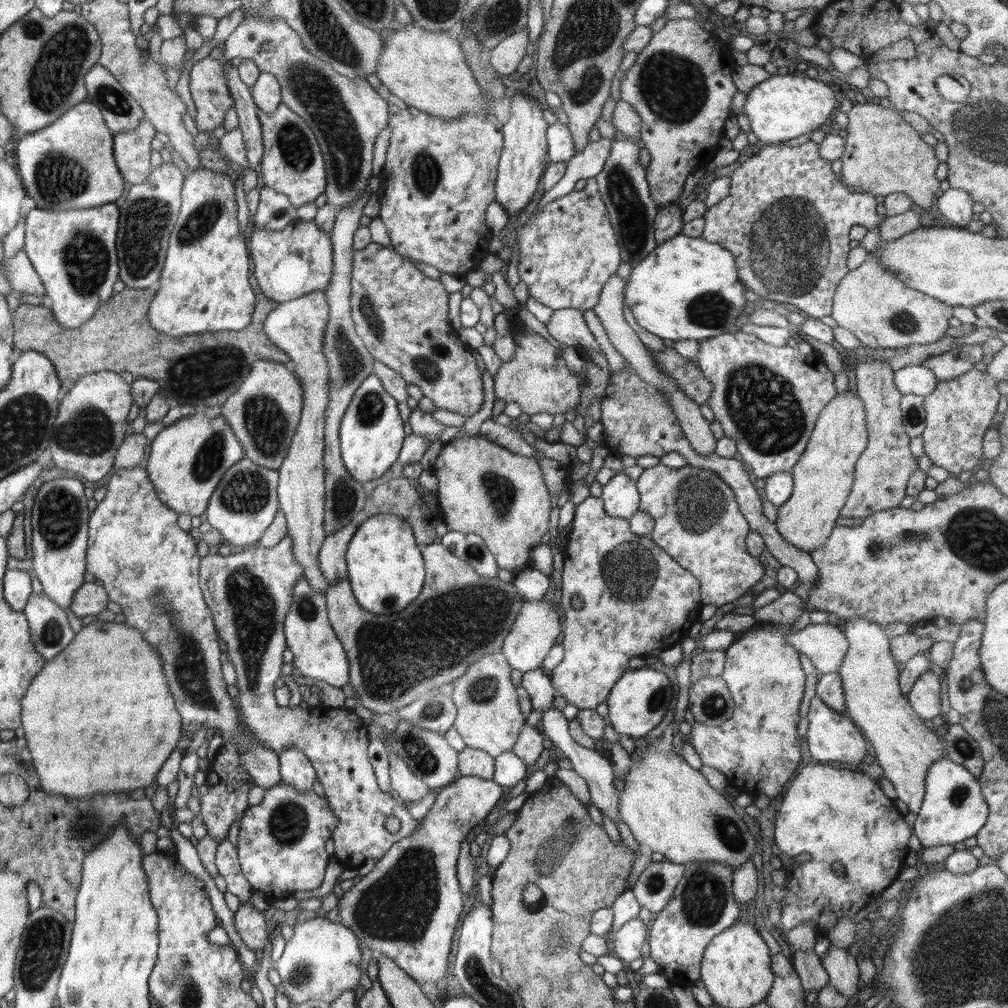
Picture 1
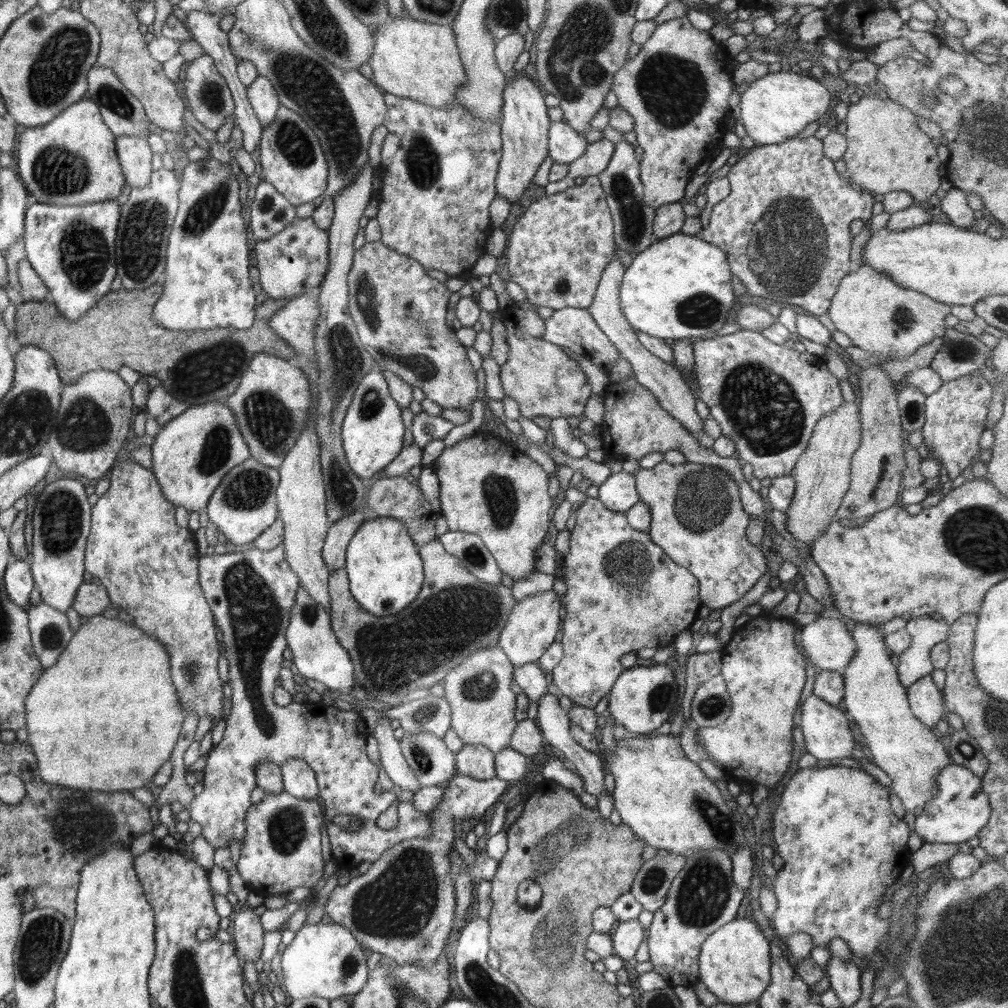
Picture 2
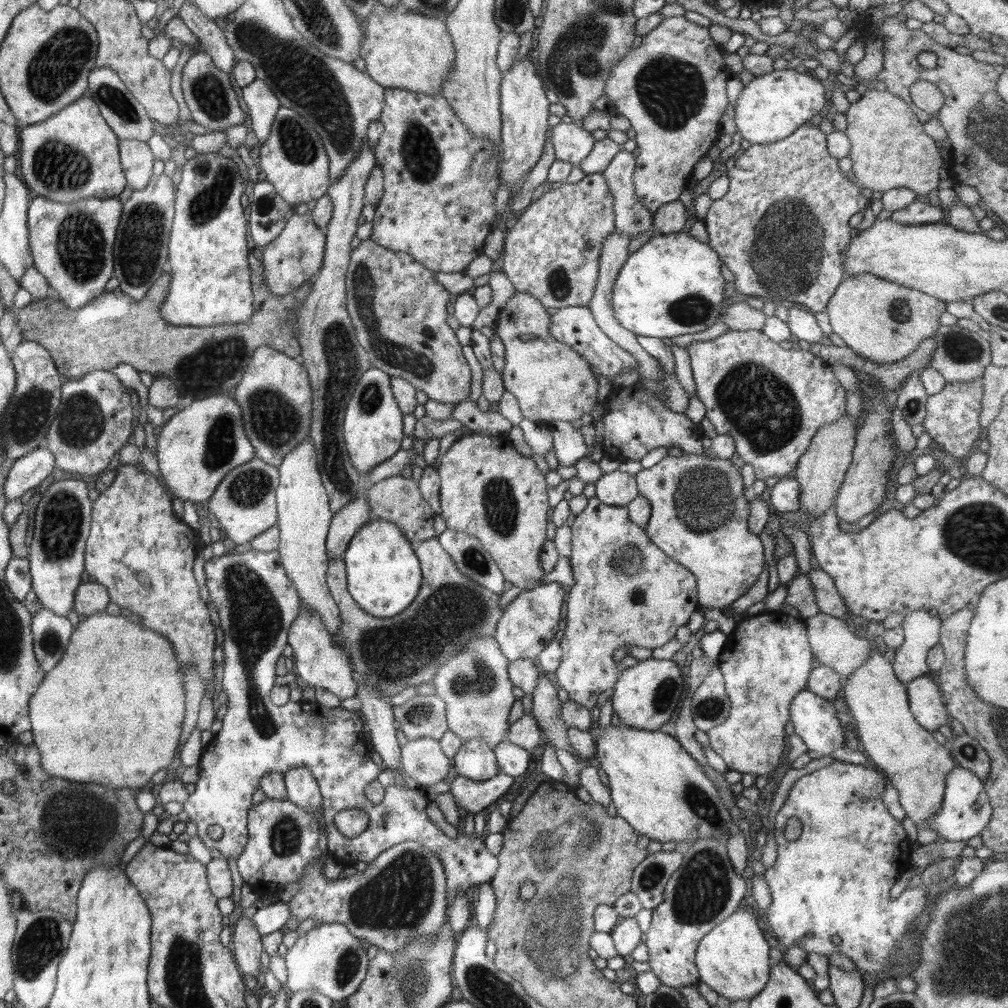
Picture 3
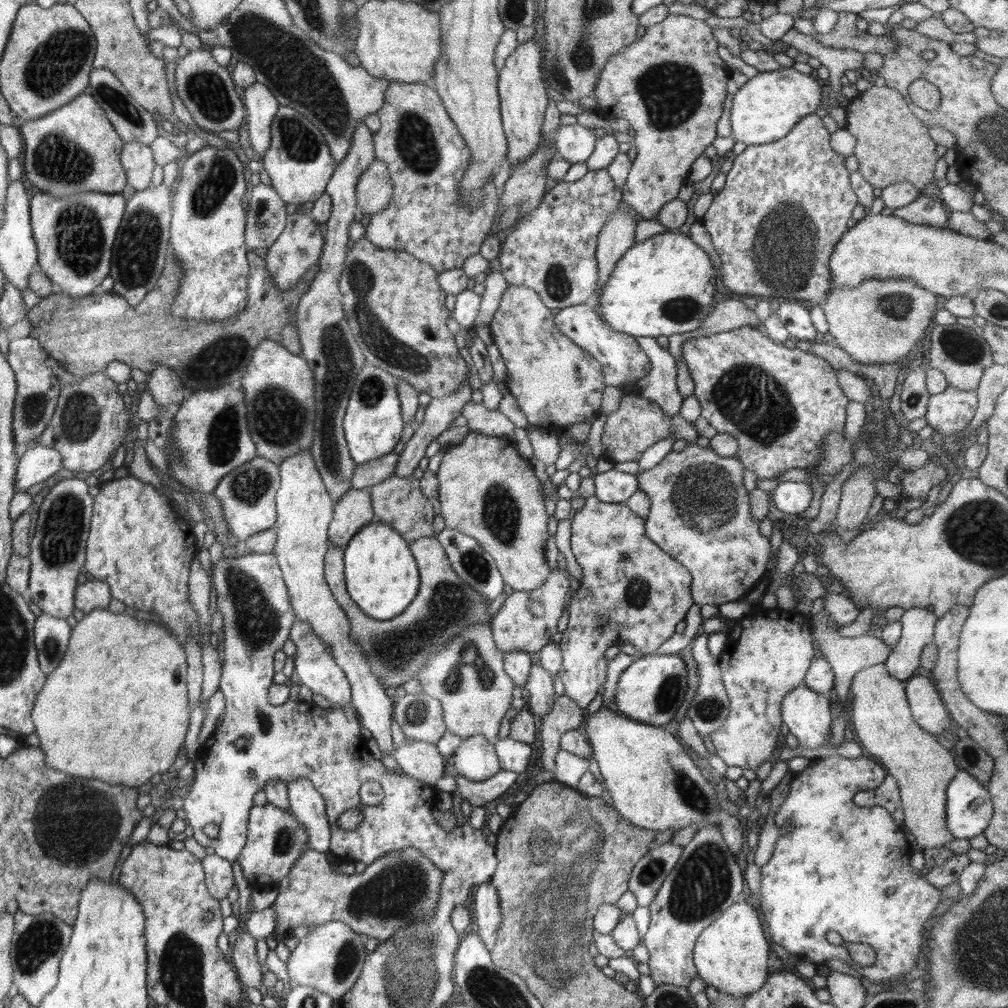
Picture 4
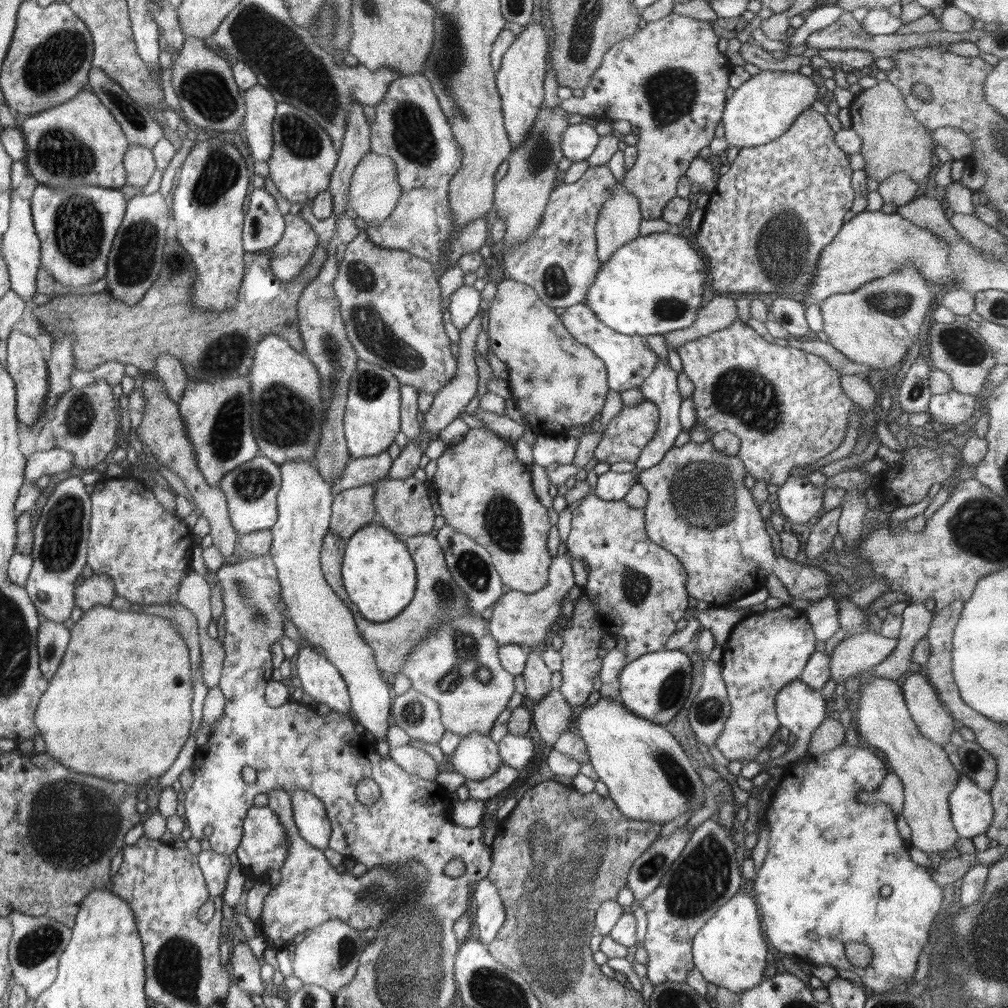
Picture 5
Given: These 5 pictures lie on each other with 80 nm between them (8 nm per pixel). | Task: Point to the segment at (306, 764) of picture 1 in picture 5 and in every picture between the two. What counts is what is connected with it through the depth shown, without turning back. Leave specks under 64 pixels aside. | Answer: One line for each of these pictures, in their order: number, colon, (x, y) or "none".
2: (299, 779)
3: (302, 789)
4: (307, 804)
5: (310, 815)

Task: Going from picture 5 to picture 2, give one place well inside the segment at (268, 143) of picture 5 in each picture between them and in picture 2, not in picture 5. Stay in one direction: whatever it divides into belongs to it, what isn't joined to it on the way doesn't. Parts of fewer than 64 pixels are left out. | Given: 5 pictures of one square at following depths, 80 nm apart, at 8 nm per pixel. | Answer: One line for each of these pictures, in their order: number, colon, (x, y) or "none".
2: (262, 95)
3: (260, 103)
4: (260, 105)

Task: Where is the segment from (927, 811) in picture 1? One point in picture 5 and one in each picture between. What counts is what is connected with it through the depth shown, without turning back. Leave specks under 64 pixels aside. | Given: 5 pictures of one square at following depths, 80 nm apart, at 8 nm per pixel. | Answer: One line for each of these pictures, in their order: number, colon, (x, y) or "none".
2: (960, 809)
3: (965, 810)
4: (969, 809)
5: (971, 809)

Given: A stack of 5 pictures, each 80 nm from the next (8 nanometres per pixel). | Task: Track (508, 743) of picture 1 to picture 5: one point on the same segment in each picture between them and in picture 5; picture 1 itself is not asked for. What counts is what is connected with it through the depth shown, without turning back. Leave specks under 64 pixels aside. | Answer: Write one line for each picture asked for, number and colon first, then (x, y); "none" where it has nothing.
2: (482, 704)
3: (475, 686)
4: (468, 677)
5: (456, 663)

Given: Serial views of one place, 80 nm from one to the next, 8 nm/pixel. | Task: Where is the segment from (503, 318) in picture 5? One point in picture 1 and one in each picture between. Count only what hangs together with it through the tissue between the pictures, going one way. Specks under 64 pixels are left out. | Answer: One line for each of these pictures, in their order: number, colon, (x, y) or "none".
1: (537, 378)
2: (544, 381)
3: (552, 382)
4: (555, 382)

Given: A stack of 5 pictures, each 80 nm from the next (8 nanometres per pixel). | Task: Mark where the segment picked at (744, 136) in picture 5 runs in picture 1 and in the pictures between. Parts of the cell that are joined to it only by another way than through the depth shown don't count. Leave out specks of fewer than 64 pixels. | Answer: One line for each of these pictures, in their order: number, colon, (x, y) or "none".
1: (784, 107)
2: (775, 108)
3: (771, 107)
4: (766, 108)

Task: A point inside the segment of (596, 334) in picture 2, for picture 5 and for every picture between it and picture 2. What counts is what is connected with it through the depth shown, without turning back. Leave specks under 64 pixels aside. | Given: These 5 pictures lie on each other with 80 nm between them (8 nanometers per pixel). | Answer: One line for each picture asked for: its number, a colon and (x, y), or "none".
3: (575, 326)
4: (623, 363)
5: (629, 360)

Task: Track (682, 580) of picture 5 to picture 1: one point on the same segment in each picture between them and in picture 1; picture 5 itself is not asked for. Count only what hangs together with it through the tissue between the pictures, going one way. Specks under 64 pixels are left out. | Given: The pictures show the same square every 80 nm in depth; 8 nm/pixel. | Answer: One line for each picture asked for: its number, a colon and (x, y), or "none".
1: (636, 598)
2: (620, 584)
3: (627, 592)
4: (632, 591)

